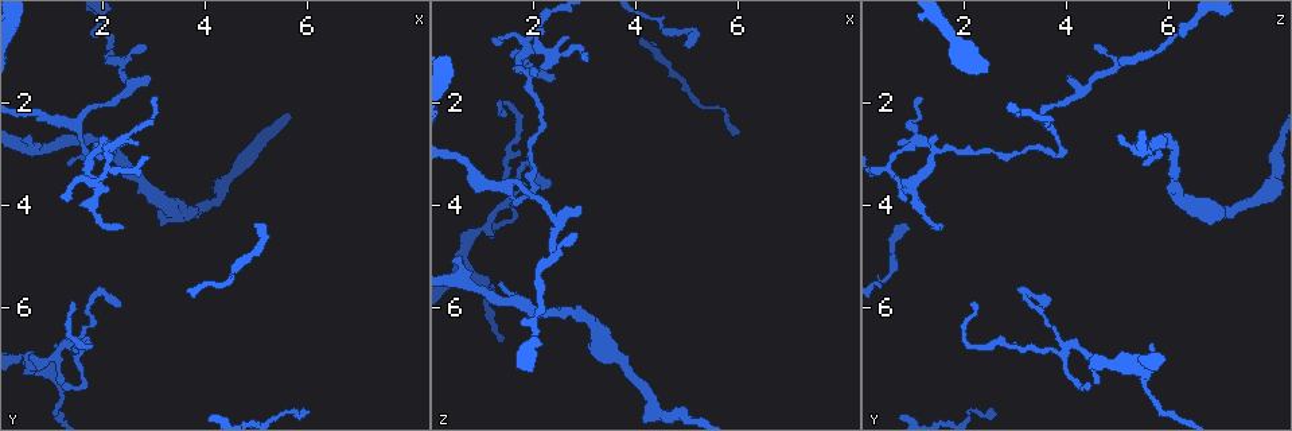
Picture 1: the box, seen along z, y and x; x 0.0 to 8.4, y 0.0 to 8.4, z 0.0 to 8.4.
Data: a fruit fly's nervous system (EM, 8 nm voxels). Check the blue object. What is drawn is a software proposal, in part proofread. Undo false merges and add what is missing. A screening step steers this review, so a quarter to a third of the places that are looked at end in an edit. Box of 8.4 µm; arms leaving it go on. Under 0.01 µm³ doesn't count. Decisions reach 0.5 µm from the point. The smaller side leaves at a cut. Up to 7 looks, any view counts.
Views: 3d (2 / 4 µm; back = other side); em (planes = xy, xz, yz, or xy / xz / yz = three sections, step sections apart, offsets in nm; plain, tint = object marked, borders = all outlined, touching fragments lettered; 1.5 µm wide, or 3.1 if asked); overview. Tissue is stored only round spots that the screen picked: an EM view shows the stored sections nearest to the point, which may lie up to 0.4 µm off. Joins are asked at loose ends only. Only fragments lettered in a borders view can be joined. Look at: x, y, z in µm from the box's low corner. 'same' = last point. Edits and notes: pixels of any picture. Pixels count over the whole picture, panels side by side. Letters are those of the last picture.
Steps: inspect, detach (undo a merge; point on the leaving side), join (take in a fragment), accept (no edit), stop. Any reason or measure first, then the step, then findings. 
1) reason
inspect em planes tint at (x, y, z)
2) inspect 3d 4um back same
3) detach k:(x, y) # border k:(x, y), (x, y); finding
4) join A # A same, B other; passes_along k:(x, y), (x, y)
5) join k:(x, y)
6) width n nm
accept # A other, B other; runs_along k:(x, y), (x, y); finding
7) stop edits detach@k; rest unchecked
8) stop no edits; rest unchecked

an open end
inspect em planes borders at (1.45, 5.90, 2.15)

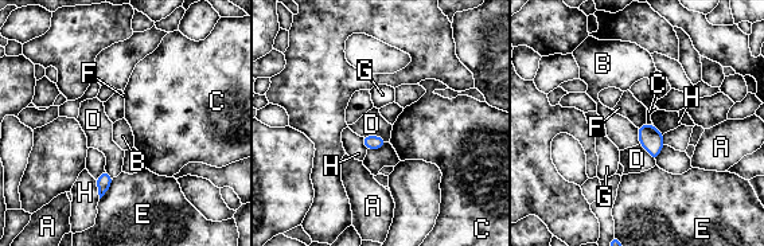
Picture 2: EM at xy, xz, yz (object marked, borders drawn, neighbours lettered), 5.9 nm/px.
accept # A other, B other, C other, D other, E other, F other, G other, H other; border 2:(636, 128), (640, 143); no lettered fragment goes on from it

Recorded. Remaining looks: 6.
thin end
inspect em planes borders at (2.35, 4.35, 1.55)

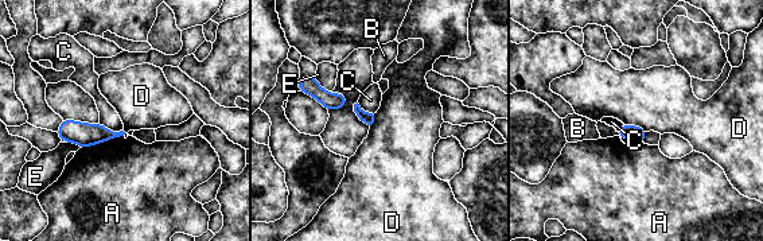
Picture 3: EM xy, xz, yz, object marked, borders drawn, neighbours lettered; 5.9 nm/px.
longest_contact A 280 nm
accept # A other, B other, C other, D other, E other; border 3:(623, 123), (639, 125), (646, 131); no lettered fragment goes on from it

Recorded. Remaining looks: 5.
branch stops here
inspect 3d 4um back at (2.85, 0.90, 4.60)

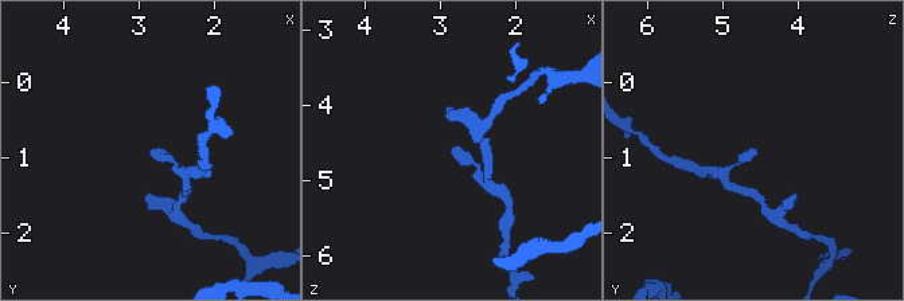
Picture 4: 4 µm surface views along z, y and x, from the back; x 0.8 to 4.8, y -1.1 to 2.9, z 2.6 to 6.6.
inspect em planes tint at (2.85, 0.85, 4.60)

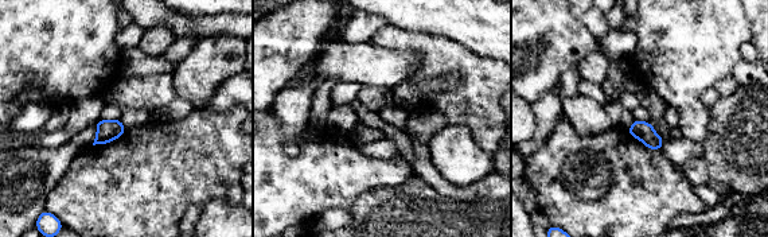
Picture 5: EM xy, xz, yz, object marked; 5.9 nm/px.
see the neighbours
inspect em planes borders same

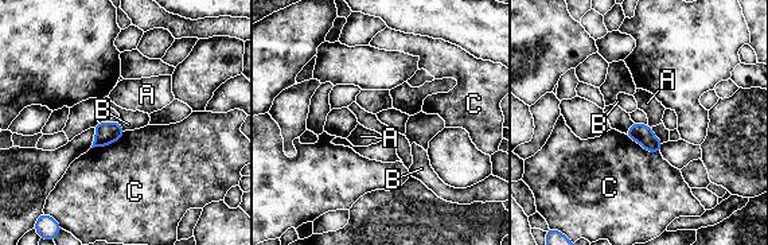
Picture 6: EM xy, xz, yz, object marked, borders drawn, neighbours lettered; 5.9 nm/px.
accept # A other, B other, C other; border 6:(119, 121), (124, 131); no lettered fragment goes on from it

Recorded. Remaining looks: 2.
stop no edits; rest unchecked

